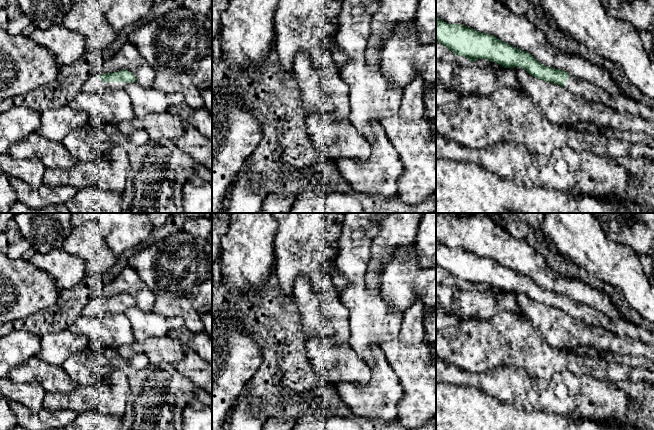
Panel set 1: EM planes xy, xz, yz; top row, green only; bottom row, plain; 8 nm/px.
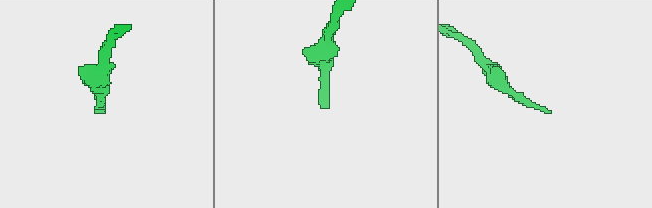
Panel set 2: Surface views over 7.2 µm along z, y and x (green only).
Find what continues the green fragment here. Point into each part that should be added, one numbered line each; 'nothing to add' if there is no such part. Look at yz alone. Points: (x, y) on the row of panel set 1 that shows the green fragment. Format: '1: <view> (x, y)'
1: yz (624, 105)

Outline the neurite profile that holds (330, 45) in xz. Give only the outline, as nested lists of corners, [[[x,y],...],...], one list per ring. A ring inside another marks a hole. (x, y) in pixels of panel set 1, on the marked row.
[[[335,34],[332,37],[327,38],[325,41],[322,41],[324,50],[329,52],[334,61],[336,62],[338,70],[347,62],[346,55],[338,48],[335,41]]]

